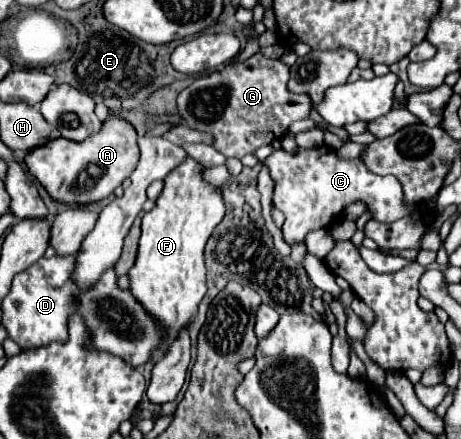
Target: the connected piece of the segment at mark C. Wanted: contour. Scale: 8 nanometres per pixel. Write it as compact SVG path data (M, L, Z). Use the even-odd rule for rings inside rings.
M330 147L316 149L296 149L292 153L274 151L264 165L268 165L272 179L278 183L274 191L274 205L286 217L282 235L286 243L304 241L306 233L312 229L328 227L330 221L340 217L346 205L354 201L364 201L368 211L376 221L392 223L410 215L416 207L406 207L402 199L402 185L394 177L378 177L370 173L360 159L338 159Z

